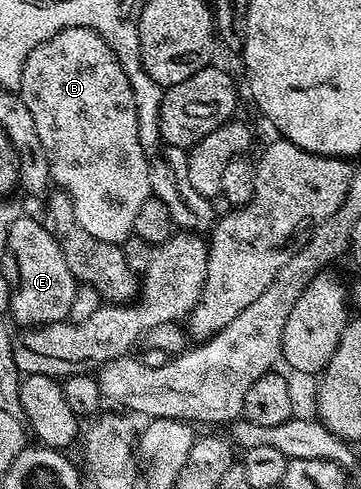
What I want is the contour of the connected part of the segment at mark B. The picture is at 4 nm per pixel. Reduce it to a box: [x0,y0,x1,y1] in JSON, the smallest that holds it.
[20,28,152,244]

